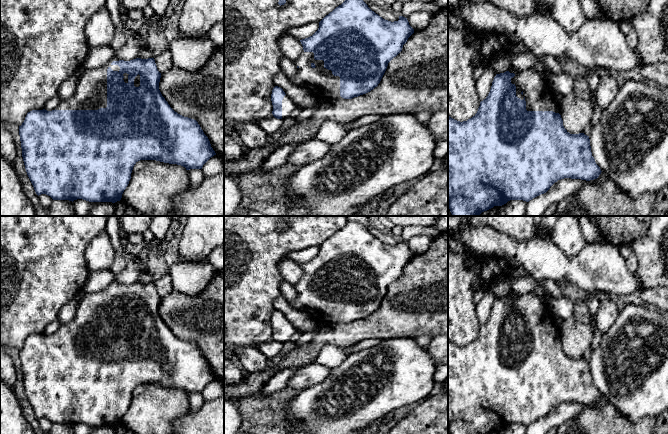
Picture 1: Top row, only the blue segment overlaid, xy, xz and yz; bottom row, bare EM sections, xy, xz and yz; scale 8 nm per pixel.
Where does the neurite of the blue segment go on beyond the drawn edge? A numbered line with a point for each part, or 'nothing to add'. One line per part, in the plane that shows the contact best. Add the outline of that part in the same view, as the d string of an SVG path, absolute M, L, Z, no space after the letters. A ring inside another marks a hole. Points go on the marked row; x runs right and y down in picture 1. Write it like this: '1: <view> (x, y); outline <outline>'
1: xy (91, 92); outline M112 58L107 64L96 69L86 70L85 74L79 79L74 94L65 100L61 100L56 110L98 110L107 107L107 69L110 67L113 71L120 70L118 65L112 65L113 61L119 61Z

